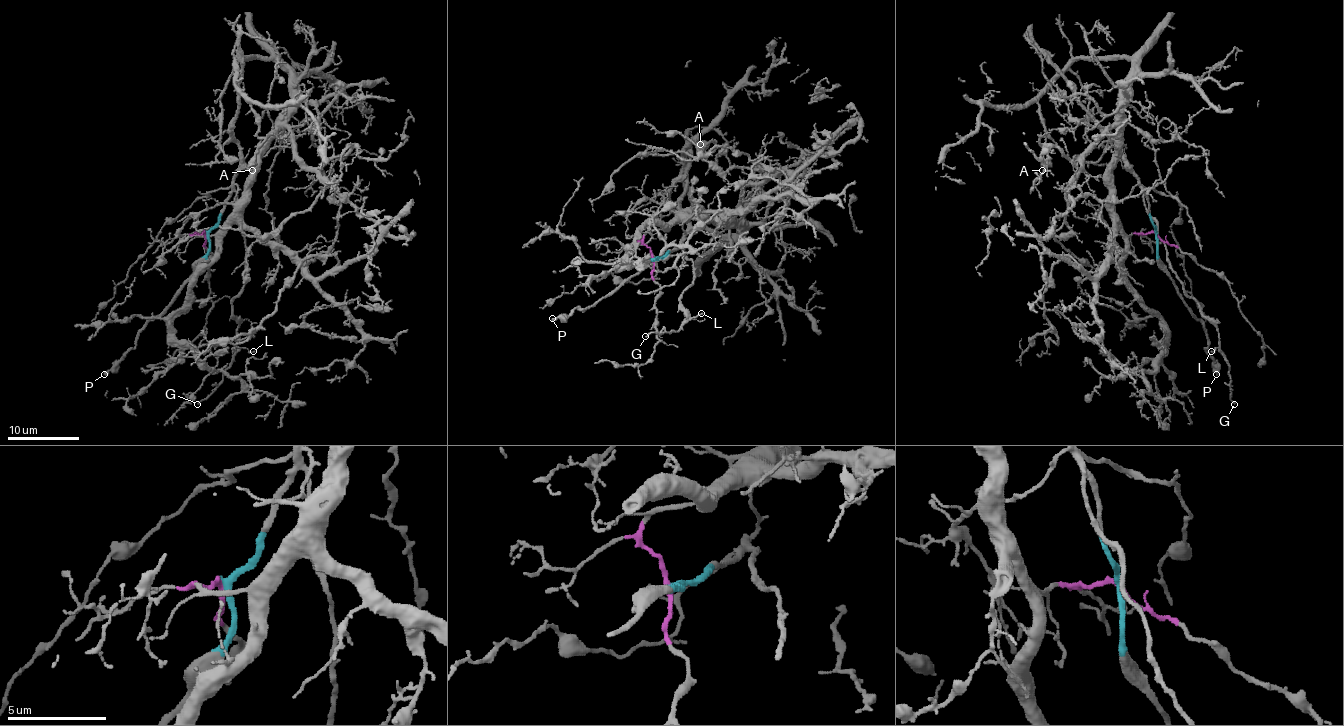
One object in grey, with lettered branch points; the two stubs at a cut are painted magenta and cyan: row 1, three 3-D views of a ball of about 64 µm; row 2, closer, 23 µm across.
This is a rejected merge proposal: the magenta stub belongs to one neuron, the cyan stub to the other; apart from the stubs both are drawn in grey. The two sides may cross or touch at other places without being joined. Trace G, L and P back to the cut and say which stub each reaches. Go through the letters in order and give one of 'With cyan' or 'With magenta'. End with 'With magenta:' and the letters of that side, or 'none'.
G: With cyan
L: With cyan
P: With cyan
With magenta: none

